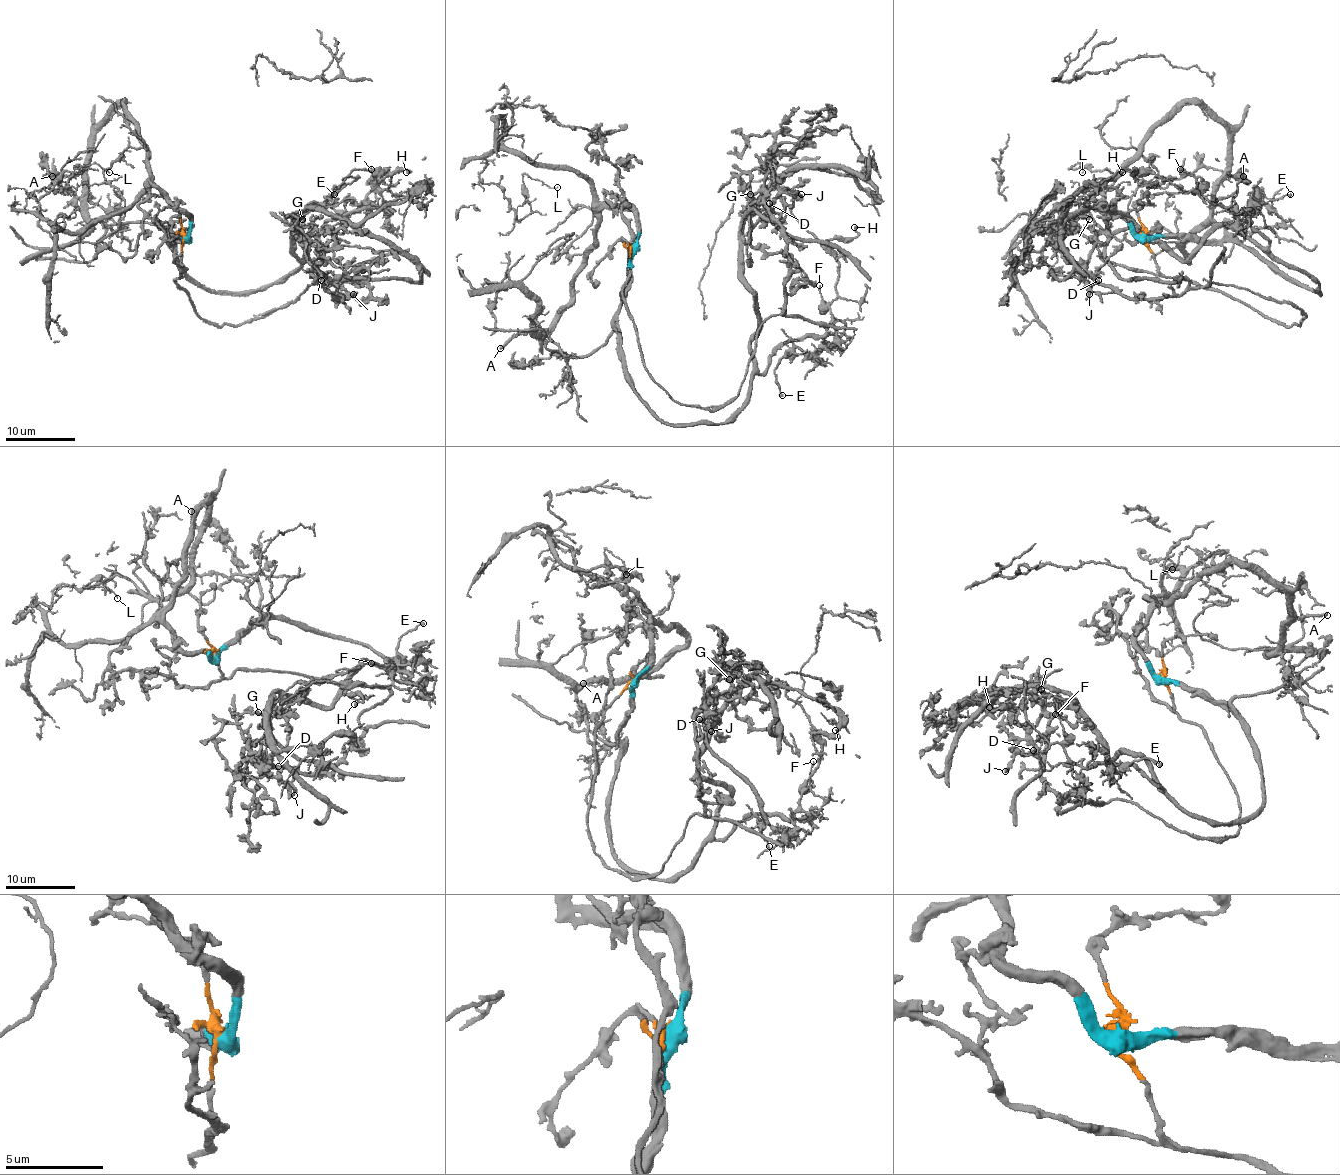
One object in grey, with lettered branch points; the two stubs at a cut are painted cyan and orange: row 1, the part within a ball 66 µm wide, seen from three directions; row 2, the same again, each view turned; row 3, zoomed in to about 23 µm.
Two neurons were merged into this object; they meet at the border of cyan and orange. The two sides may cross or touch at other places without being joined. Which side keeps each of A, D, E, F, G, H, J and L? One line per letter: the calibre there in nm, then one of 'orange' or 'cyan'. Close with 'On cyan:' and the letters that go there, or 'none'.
A: 340 nm | cyan
D: 240 nm | orange
E: 200 nm | cyan
F: 150 nm | cyan
G: 280 nm | orange
H: 160 nm | cyan
J: 340 nm | orange
L: 100 nm | cyan
On cyan: A, E, F, H, L

